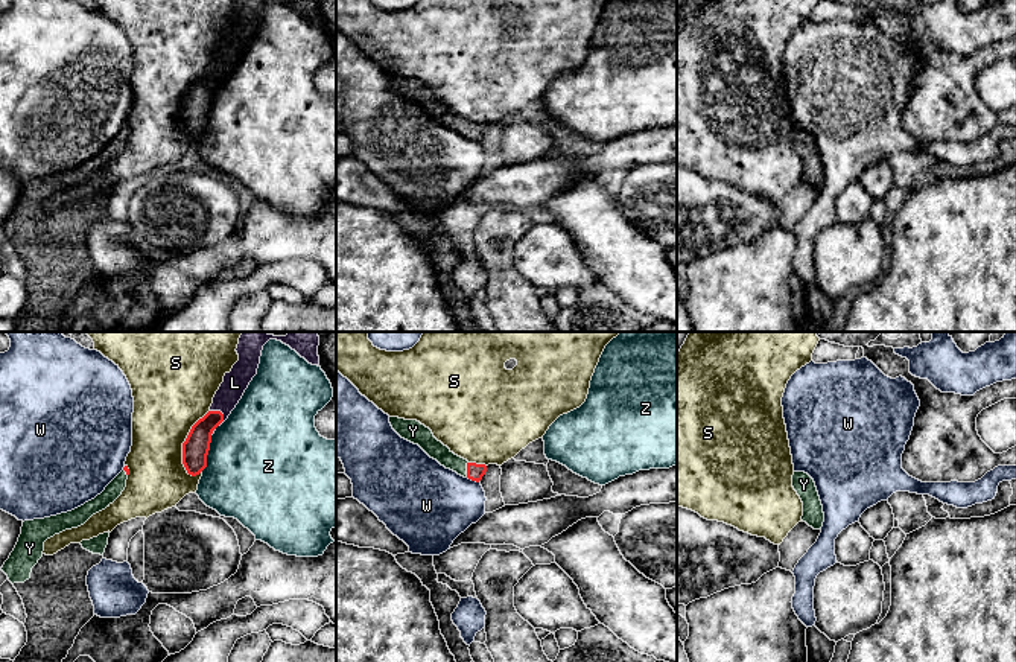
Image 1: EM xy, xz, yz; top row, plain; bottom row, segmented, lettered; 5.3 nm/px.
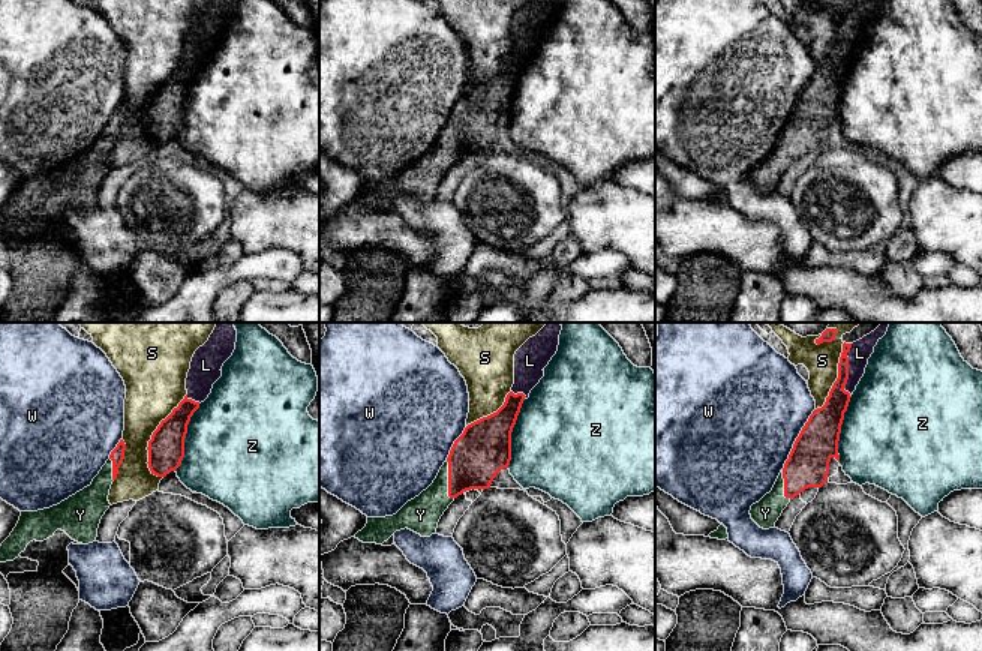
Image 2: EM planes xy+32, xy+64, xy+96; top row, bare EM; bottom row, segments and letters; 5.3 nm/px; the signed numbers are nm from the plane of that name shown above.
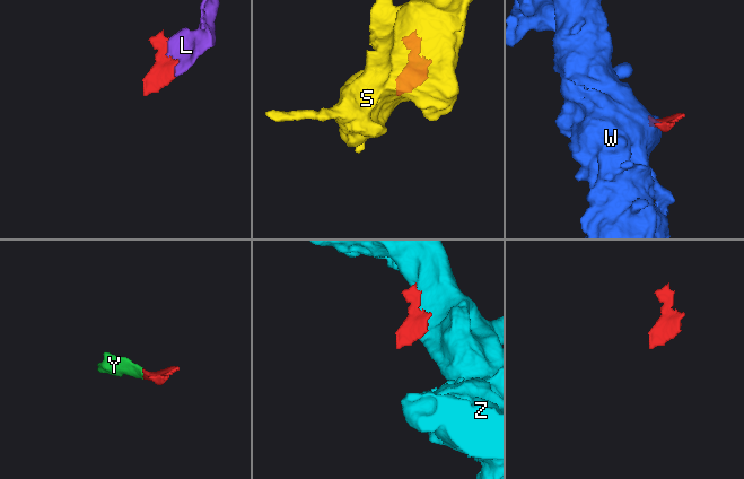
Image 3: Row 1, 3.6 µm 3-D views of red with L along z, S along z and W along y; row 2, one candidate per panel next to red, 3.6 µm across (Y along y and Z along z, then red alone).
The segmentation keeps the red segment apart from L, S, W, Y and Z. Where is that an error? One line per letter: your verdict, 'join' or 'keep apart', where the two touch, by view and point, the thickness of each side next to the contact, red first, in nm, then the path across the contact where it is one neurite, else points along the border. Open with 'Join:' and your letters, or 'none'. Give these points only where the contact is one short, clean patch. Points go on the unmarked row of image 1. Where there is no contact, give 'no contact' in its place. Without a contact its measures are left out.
Join: L, Y
L: join; contact xy (222, 73); calibres 140 and 130 nm
S: keep apart; contact xy (183, 102); calibres 140 and 380 nm
W: keep apart; contact xz (473, 139); calibres 90 and 400 nm
Y: join; contact xz (467, 128); calibres 90 and 100 nm
Z: keep apart; contact xy (207, 113); calibres 140 and 500 nm

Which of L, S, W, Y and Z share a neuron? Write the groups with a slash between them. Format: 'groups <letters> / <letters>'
groups L Y / S / W / Z

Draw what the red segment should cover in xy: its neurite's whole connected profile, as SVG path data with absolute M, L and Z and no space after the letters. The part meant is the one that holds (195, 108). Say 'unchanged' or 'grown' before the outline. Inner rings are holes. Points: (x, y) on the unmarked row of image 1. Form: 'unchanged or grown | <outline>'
grown | M239 0L239 20L213 56L210 70L199 78L190 88L183 102L183 123L189 134L196 135L207 126L211 94L221 85L242 58L252 37L257 33L263 5L268 0Z

